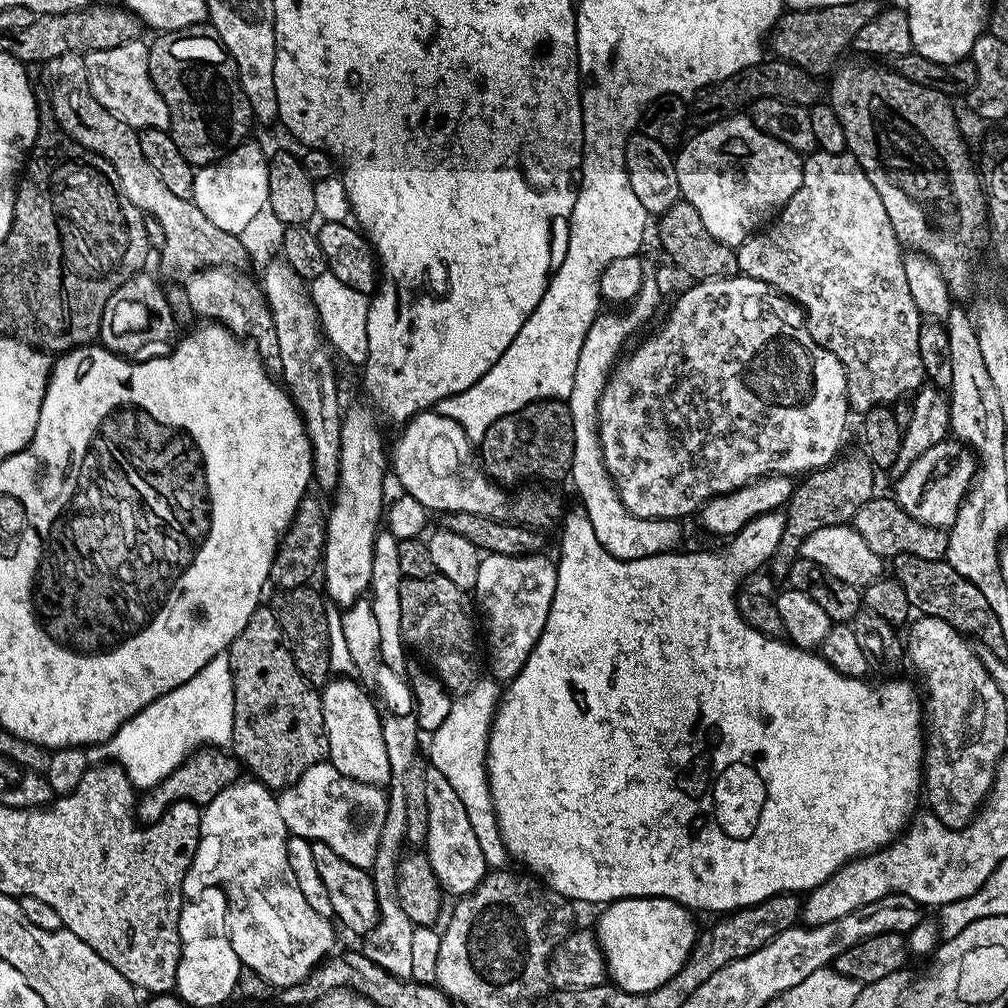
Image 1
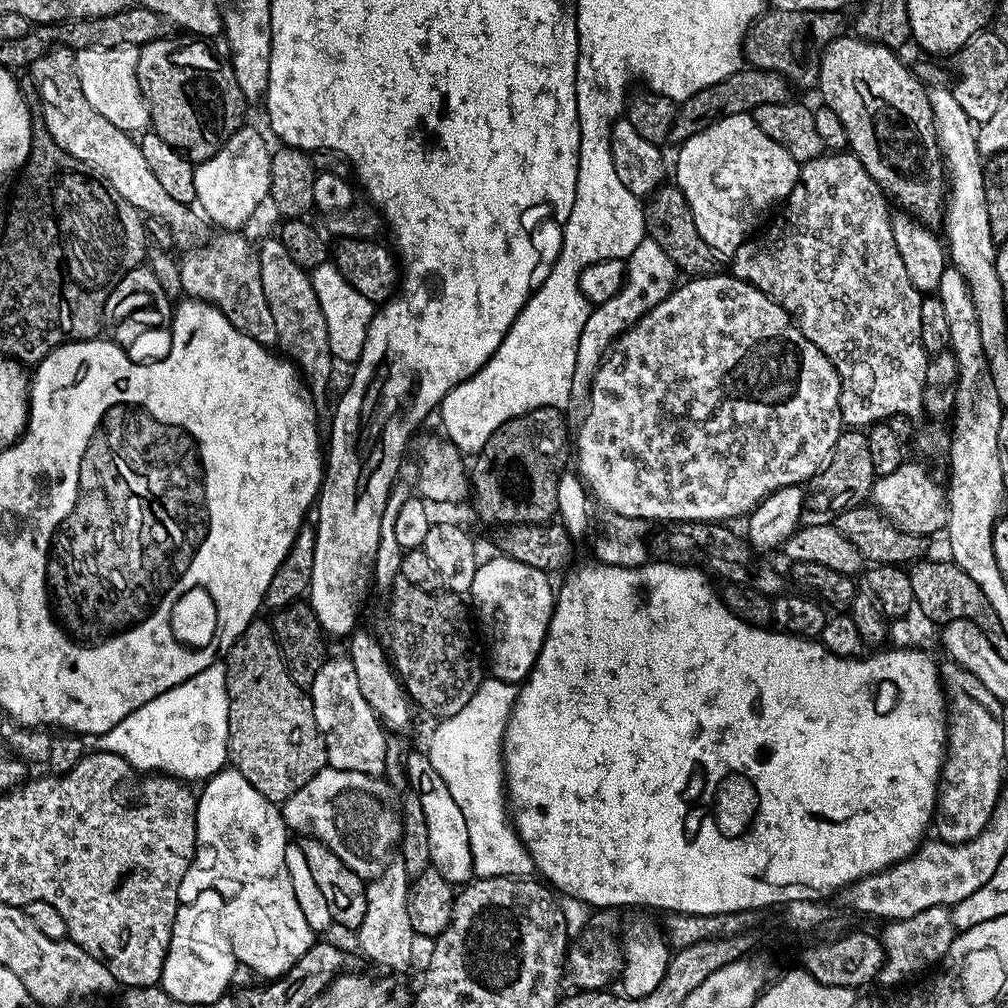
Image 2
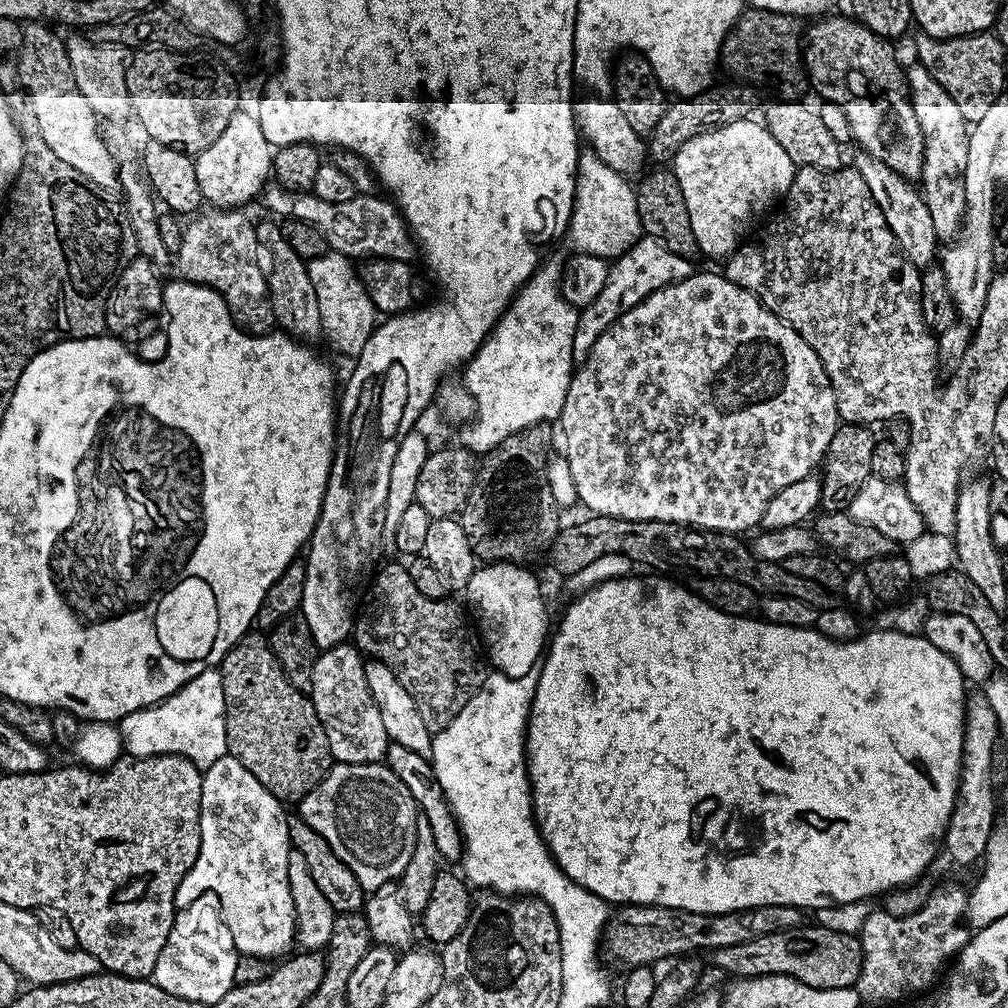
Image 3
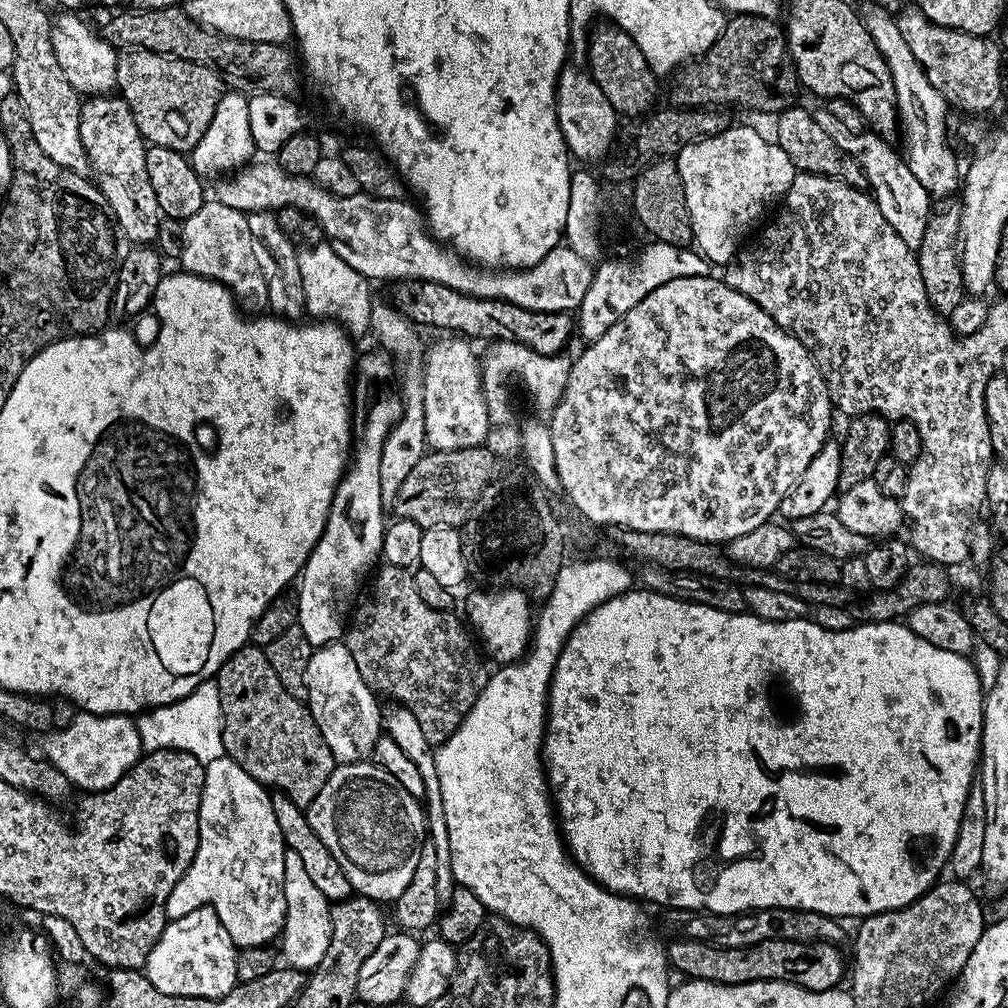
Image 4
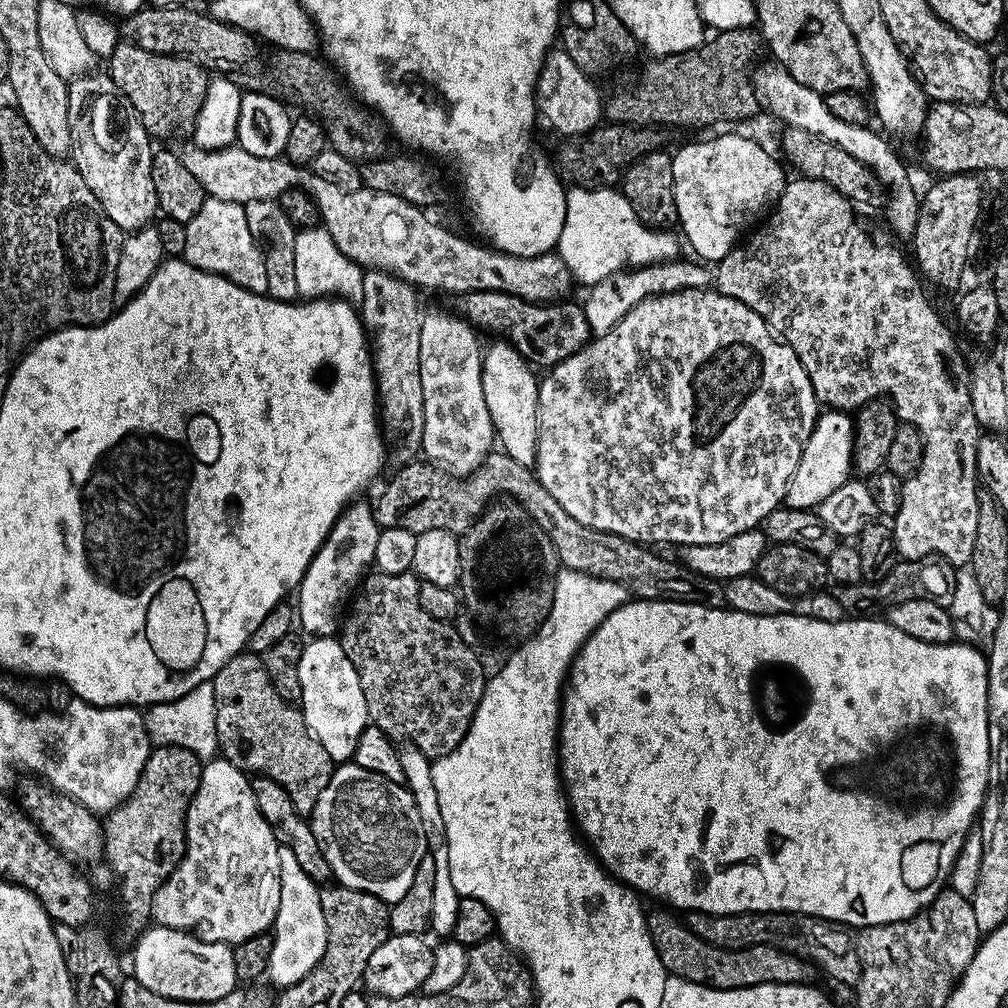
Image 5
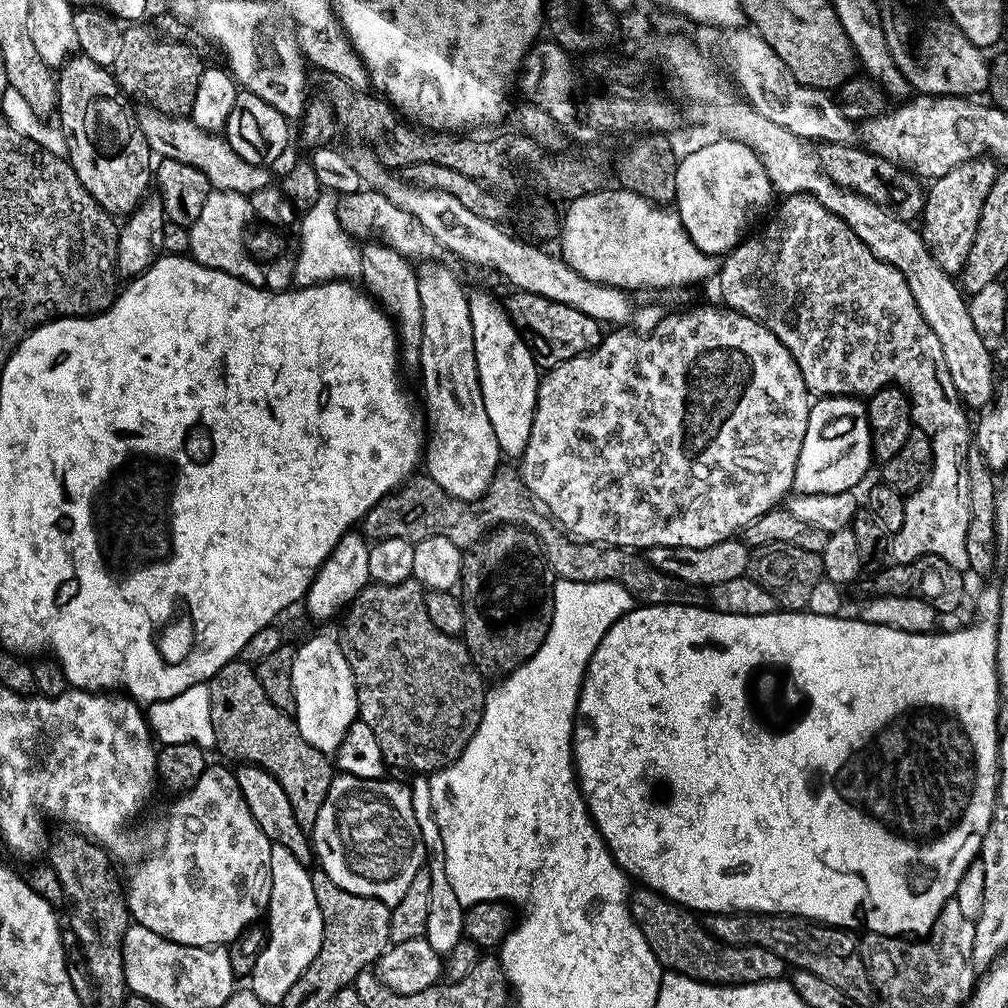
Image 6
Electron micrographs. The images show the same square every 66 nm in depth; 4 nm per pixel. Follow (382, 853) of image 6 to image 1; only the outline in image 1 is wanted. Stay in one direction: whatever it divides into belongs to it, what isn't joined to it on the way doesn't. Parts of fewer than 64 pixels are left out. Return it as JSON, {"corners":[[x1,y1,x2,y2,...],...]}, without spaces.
{"corners":[[321,762,310,766,310,770,303,772,293,784,283,789,276,796,276,801,278,814,282,814,282,822,286,822,291,835,301,836,309,842,326,842,326,846,330,846,334,854,346,858,346,862,359,868,371,869,380,849,380,839,384,836,384,823,388,820,388,798,383,787,363,784,342,774,330,762]]}

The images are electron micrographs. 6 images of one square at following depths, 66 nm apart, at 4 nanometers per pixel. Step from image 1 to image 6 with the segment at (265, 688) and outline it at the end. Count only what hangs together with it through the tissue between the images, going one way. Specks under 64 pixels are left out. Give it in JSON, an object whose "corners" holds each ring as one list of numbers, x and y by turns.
{"corners":[[240,659,231,660,226,666,222,666,222,670,215,672,211,680,207,681,210,690,210,722,214,722,214,734,216,735,216,748,224,756,229,756,235,762,243,762,246,764,256,764,262,770,266,770,276,779,282,786,282,790,286,790,286,798,290,798,290,810,294,810,294,818,298,820,298,826,305,830,311,830,314,822,318,818,318,810,322,810,322,802,326,802,326,794,332,785,332,777,334,775,334,764,325,753,314,750,314,746,310,746,310,742,306,742,306,738,302,738,302,734,298,730,295,719,285,709,274,706,270,702,270,698,266,698,266,692,262,690,262,684,258,682,256,677,256,669,251,664,244,664]]}

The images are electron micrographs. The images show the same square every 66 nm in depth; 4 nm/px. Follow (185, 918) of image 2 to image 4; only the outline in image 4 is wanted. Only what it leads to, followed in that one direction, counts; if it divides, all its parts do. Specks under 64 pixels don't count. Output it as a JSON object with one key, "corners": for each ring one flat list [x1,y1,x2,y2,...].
{"corners":[[211,906,195,908,187,912,182,918,169,920,164,925,158,942,150,950,148,961,143,966,148,980,162,990,162,994,182,994,183,996,197,996,198,998,218,998,225,996,237,984,236,979,236,944,230,938,226,926,218,918,218,914]]}

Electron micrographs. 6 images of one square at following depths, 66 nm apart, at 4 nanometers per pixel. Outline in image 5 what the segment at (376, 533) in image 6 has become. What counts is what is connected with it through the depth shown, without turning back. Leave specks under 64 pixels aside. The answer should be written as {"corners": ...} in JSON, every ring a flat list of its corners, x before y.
{"corners":[[503,450,489,452,484,463,469,476,459,477,431,462,408,462,404,469,384,488,384,493,374,500,376,520,381,529,400,527,414,533,426,530,446,530,463,534,483,514,488,505,509,492,513,501,523,504,529,517,546,530,554,542,563,567,575,572,585,572,598,578,625,584,633,597,642,600,685,600,687,604,705,604,707,608,722,608,724,584,691,572,675,559,655,556,651,547,636,544,618,534,587,528,572,518,558,504,554,494,542,486,532,468,514,462]]}

